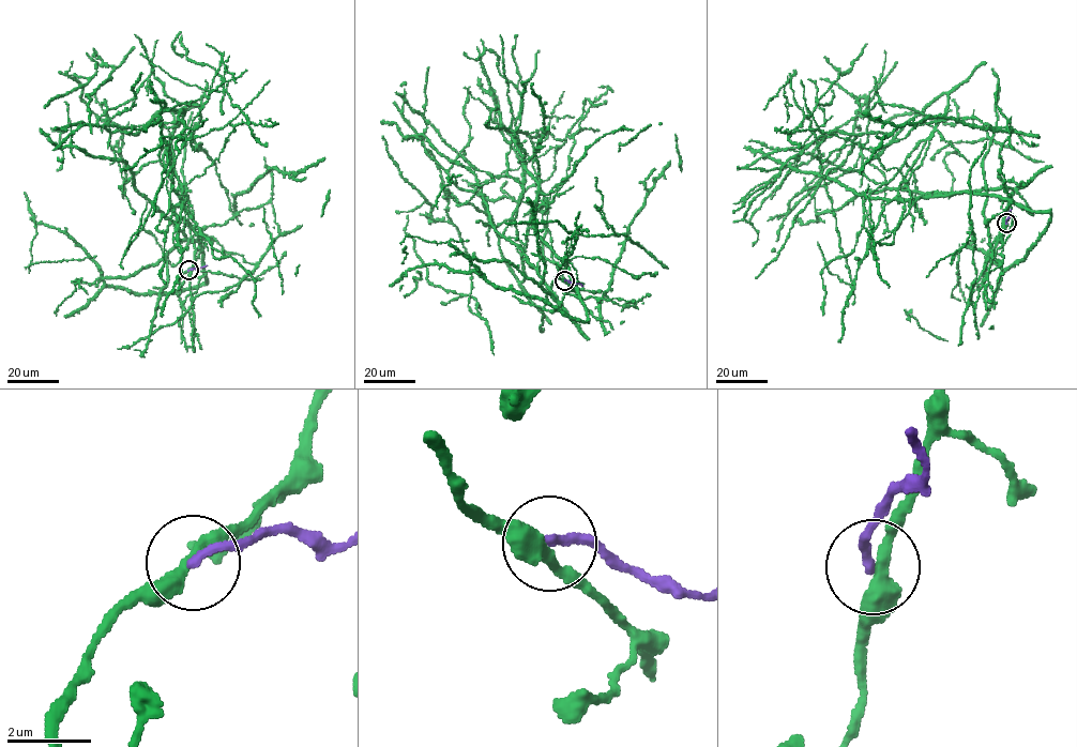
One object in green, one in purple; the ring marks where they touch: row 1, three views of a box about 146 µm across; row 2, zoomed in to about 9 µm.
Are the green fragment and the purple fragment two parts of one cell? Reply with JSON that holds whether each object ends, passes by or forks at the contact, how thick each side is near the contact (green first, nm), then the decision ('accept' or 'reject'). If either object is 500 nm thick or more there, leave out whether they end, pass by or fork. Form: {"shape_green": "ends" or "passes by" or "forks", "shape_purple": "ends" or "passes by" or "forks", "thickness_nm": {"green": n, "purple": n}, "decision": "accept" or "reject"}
{"shape_green": "passes by", "shape_purple": "ends", "thickness_nm": {"green": 360, "purple": 200}, "decision": "reject"}

